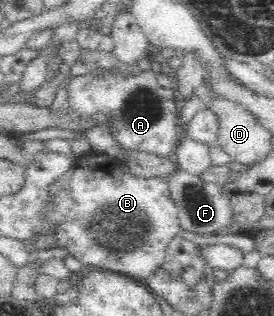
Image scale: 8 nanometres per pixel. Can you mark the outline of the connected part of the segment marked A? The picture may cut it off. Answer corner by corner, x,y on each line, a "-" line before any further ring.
157,68
141,71
141,74
121,78
110,72
95,77
92,72
72,76
67,83
67,100
64,109
74,112
77,125
83,118
94,116
96,122
88,121
86,129
109,125
113,138
130,152
148,152
165,160
174,160
174,155
184,135
180,124
179,110
173,90
159,85

